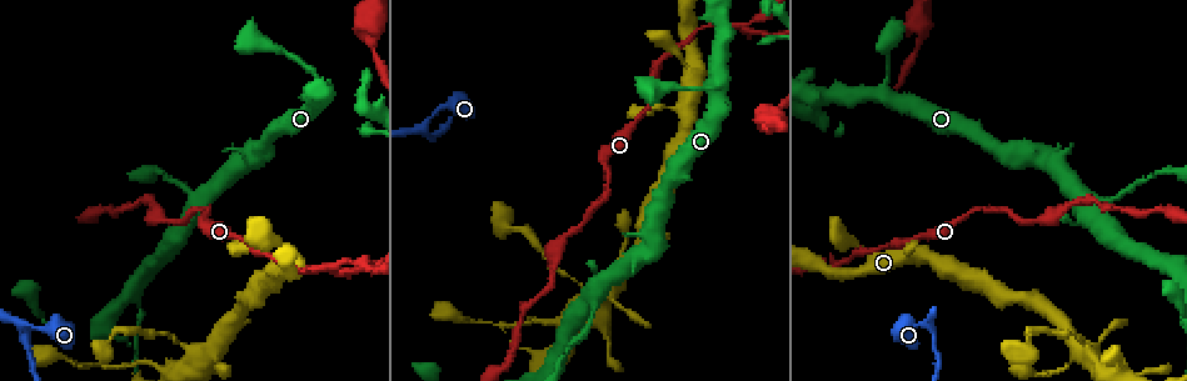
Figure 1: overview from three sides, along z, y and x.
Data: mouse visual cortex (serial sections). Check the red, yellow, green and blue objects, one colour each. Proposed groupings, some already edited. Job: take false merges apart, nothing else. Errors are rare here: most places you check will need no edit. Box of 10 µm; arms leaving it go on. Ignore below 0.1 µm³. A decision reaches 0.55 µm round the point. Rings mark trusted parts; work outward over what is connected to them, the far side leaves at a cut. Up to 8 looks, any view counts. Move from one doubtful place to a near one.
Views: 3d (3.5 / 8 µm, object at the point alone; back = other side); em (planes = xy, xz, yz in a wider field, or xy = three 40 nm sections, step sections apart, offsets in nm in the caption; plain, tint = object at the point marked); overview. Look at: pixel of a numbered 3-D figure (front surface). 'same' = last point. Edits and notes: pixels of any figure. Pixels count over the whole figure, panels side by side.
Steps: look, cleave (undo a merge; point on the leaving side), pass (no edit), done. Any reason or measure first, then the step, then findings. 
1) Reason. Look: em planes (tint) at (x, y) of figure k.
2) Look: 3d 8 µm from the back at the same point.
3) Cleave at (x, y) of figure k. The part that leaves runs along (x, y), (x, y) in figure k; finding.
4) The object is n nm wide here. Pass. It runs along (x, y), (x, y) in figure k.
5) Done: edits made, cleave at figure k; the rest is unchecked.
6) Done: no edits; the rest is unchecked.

Thin arm on a thick one. Look: 3d 3.5 µm from the back at (593, 301) of figure 1.

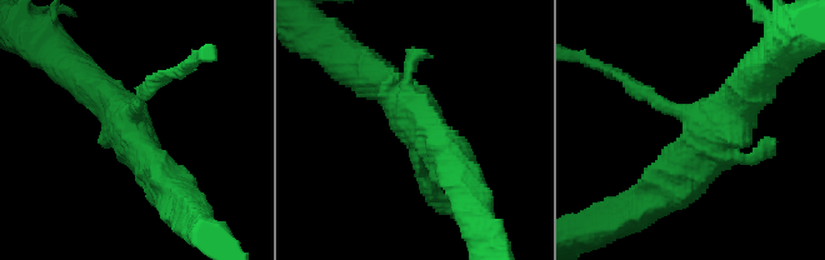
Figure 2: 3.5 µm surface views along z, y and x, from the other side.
Look: em xy step 3 (tint) at (694, 122) of figure 2.

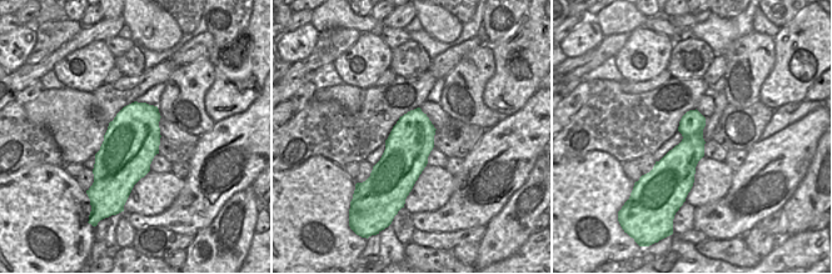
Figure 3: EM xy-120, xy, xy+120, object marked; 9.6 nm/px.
Pass. It runs along (751, 83), (678, 179), (661, 190) in figure 2; continuous, no second cell.

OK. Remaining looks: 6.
Small branch off a trunk. Look: 3d 3.5 µm at (1090, 351) of figure 1.

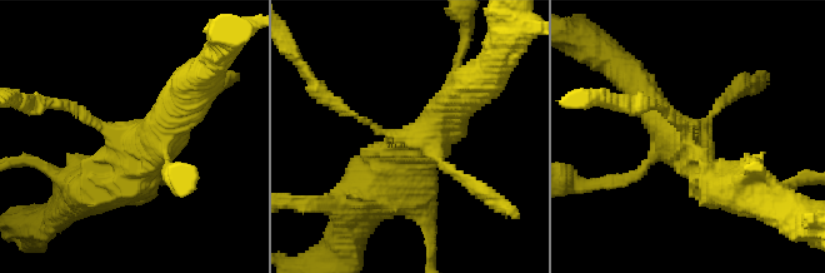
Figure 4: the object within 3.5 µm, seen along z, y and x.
Look: em xy step 3 (tint) at (690, 141) of figure 4.

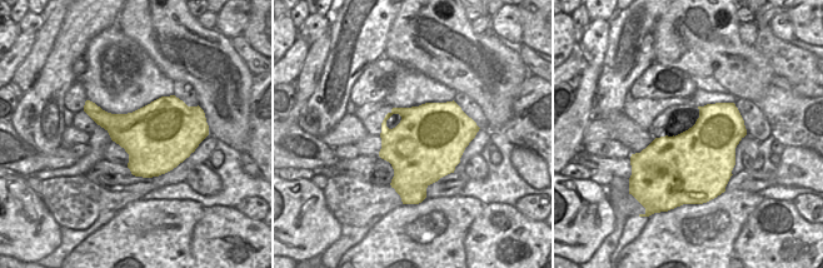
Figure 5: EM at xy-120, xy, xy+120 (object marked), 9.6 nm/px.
Pass. It runs along (468, 92), (423, 147), (369, 188) in figure 4; all the same cell.

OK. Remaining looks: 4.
Calibre changes. Look: 3d 3.5 µm at (1167, 171) of figure 1.

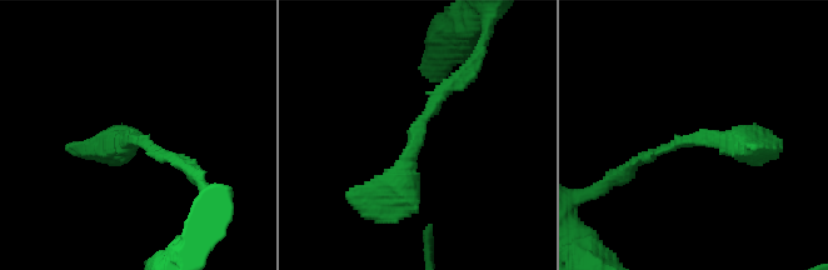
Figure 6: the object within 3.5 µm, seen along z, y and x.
The arms are 150, 350 nm wide. Look: em planes (tint) at (695, 140) of figure 6.

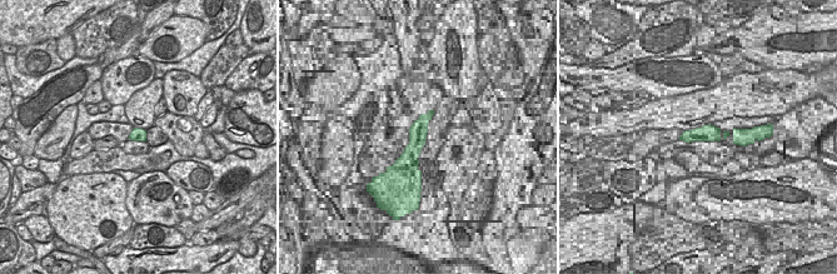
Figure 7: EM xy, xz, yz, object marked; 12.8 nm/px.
The object is 170 nm wide here. Pass. It runs along (463, 74), (420, 123), (402, 176), (370, 183) in figure 6; all the same cell.

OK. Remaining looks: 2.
Done: no edits; the rest is unchecked.

